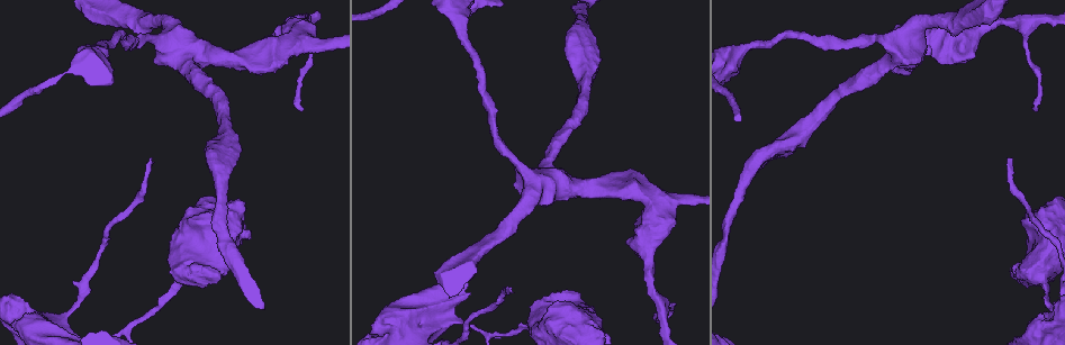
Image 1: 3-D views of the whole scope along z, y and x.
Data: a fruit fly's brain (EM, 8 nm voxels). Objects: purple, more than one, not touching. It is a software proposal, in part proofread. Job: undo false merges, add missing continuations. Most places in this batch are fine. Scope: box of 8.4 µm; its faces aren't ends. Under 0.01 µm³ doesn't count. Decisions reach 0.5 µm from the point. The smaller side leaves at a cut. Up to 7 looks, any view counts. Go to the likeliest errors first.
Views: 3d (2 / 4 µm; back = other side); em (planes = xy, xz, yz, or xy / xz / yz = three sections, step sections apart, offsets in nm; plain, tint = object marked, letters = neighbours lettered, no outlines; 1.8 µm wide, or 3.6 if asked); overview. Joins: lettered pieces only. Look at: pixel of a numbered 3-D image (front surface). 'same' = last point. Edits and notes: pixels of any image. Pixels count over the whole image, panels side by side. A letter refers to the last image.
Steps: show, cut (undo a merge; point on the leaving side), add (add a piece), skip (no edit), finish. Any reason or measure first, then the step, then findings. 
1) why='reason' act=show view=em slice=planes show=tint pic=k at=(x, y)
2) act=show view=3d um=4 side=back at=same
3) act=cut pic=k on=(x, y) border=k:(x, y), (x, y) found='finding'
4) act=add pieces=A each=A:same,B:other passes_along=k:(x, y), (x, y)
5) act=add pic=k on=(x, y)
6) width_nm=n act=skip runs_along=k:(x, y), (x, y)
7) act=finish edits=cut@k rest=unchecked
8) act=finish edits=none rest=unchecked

why='thin end' act=show view=em slice=yz step=8 show=letters pic=1 at=(510, 293)

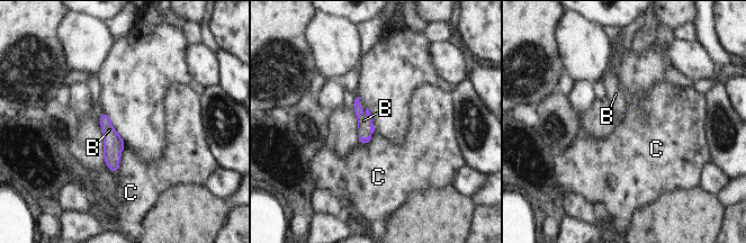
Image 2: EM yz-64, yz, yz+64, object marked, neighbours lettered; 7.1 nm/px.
why='cut it another way' act=show view=em slice=planes show=letters at=same

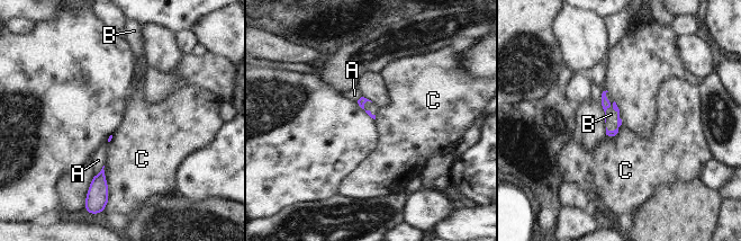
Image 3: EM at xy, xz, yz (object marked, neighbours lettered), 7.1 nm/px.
act=add pieces=B each=A:other,B:same,C:other passes_along=3:(611, 133), (615, 110), (611, 114) found='it goes on there'

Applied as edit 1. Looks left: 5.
why='redraw' act=show view=overview

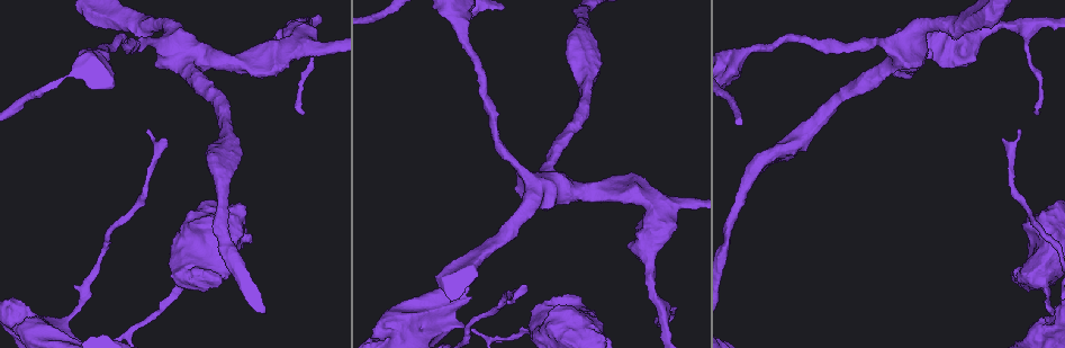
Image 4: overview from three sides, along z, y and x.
why='tapers out' act=show view=3d um=4 pic=4 at=(302, 112)

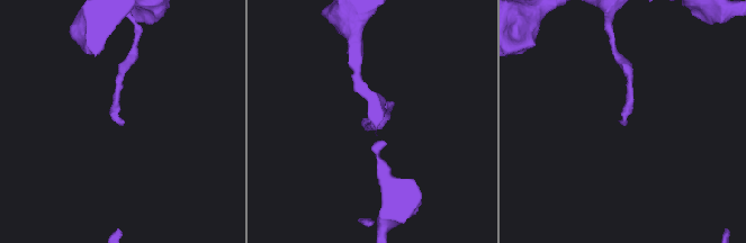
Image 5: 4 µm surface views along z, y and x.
act=show view=em slice=yz step=4 show=tint pic=5 at=(621, 121)

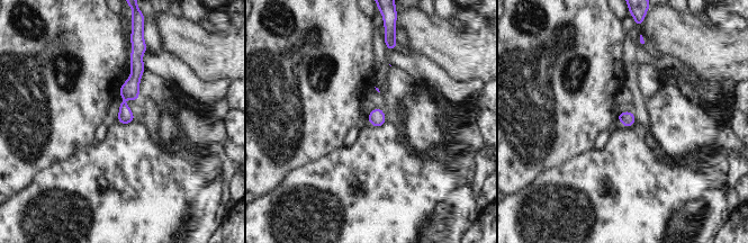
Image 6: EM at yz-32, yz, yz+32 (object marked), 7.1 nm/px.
act=show view=em slice=xz step=8 show=letters at=same

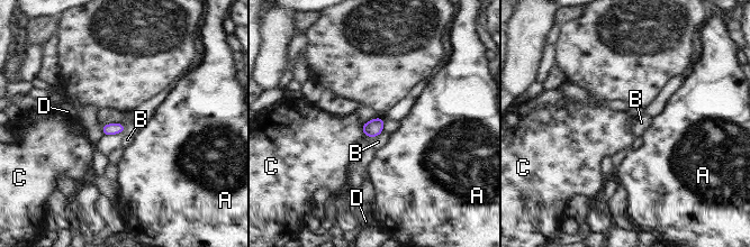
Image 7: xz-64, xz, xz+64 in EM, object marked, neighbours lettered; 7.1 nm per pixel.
act=skip each=A:other,B:other,C:other,D:other border=7:(362, 125), (362, 131), (370, 138) found='none of them fits'

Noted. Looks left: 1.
why='branch stops here' act=show view=em slice=planes show=letters pic=4 at=(596, 44)

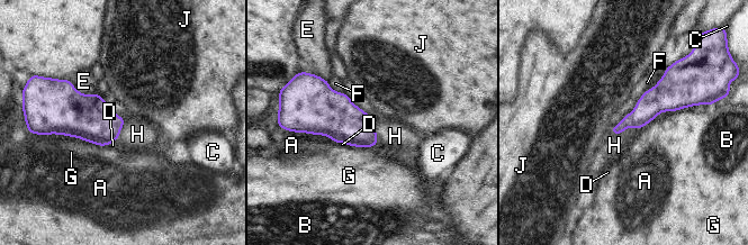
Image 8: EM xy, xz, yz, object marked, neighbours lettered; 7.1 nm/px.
act=skip each=A:other,B:other,C:other,D:other,E:other,F:other,G:other,H:other,J:other found='none of them fits'

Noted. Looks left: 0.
act=finish edits=add@3 rest=unchecked

